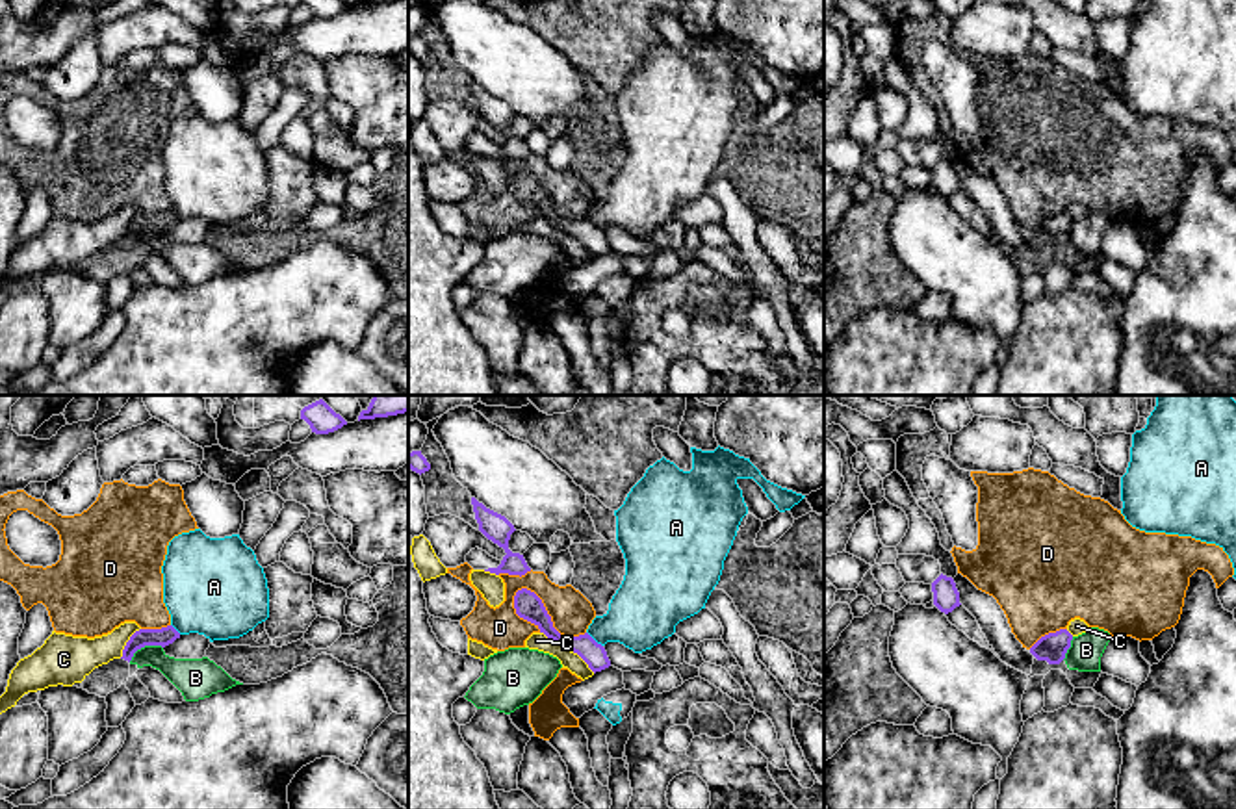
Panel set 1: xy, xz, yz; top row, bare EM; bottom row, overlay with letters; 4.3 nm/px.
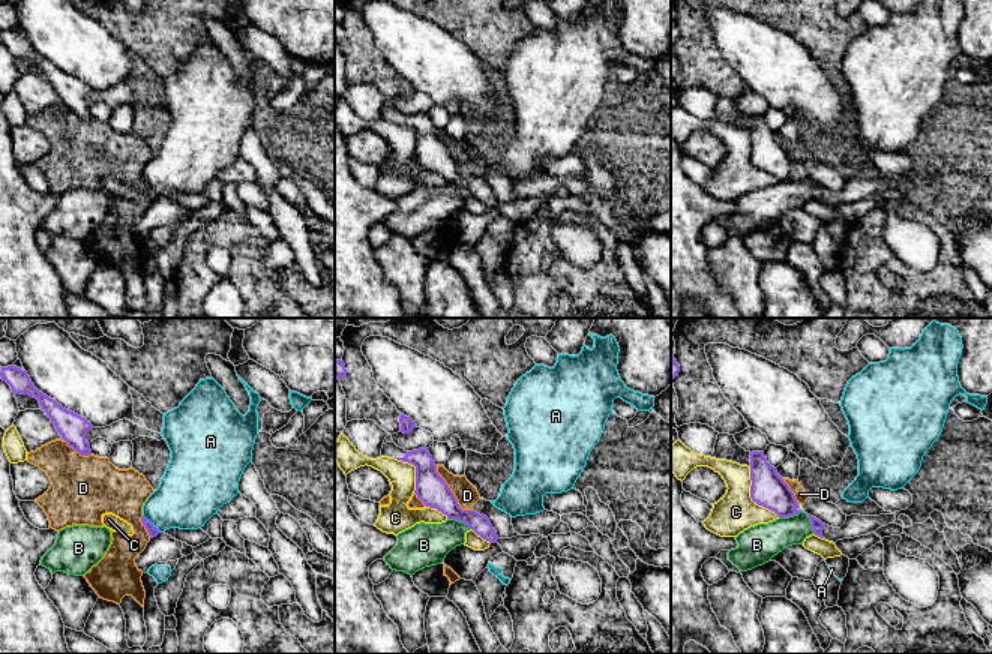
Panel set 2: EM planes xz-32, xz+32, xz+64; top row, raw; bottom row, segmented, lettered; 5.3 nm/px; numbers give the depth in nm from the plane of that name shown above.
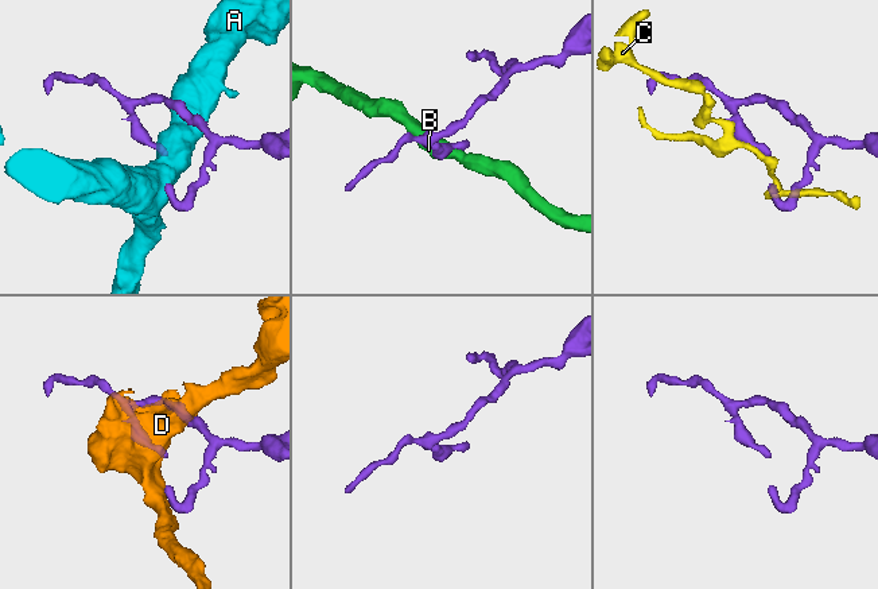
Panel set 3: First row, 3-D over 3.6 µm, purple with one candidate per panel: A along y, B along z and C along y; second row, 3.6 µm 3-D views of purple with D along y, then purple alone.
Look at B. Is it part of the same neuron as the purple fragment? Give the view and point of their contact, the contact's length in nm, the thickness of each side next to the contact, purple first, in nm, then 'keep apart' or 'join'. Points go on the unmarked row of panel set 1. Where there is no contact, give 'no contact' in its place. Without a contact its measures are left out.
xy (143, 231) | 170 nm | 80/160 nm | keep apart

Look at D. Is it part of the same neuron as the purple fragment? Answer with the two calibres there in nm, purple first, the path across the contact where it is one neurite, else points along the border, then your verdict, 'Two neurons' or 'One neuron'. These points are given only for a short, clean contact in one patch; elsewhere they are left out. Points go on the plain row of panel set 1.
Thickness 120 nm (purple) against 180 nm. Two neurons

